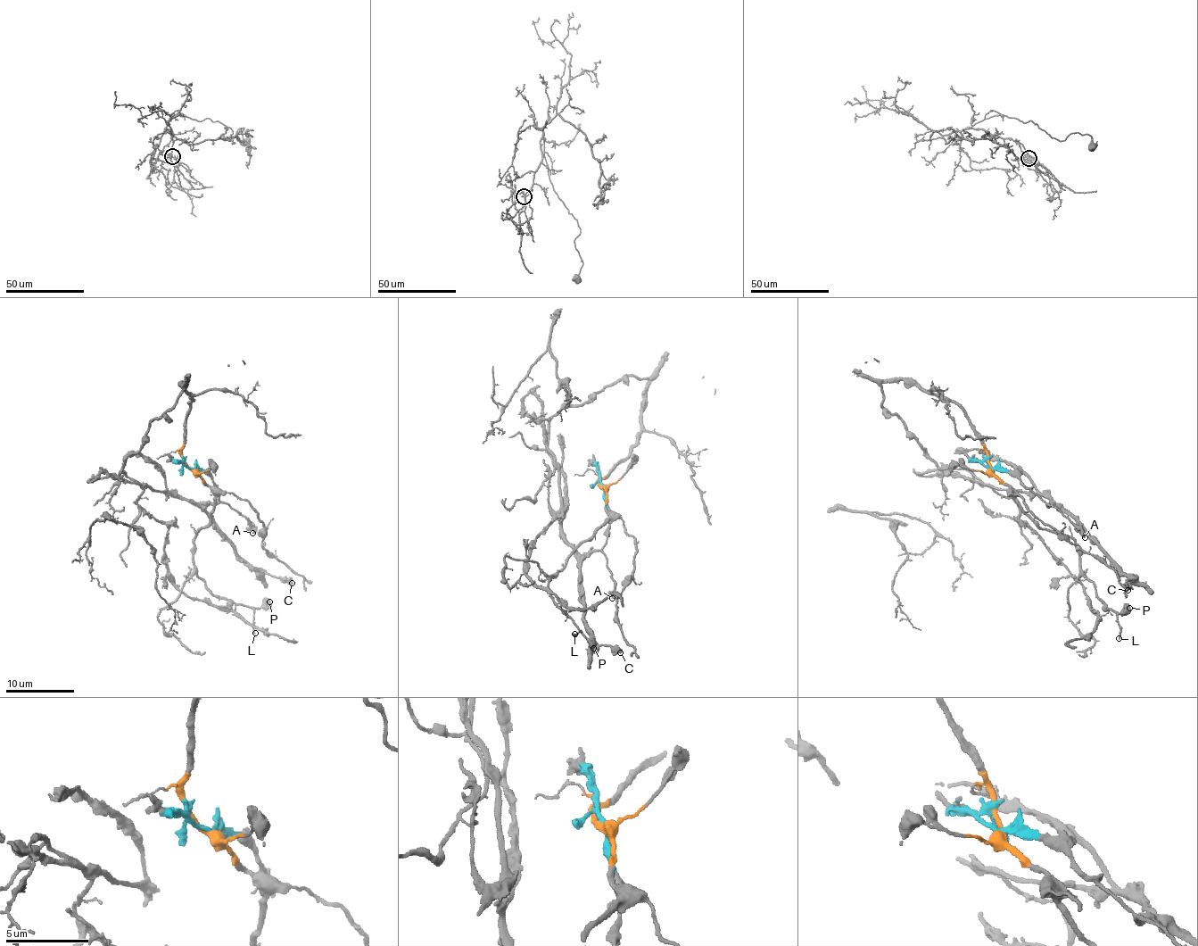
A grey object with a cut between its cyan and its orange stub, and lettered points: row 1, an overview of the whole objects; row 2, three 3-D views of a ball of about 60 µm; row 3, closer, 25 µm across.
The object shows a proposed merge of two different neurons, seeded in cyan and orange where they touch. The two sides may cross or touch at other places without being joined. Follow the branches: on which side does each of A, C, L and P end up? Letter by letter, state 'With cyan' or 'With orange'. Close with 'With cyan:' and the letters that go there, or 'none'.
A: With cyan
C: With cyan
L: With orange
P: With orange
With cyan: A, C

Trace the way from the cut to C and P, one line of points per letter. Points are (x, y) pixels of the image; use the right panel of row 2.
C: (988, 466), (1016, 475), (1041, 501), (1070, 512), (1123, 572), (1128, 590)
P: (990, 466), (1038, 526), (1074, 541), (1078, 565), (1098, 598), (1122, 613), (1130, 609)

